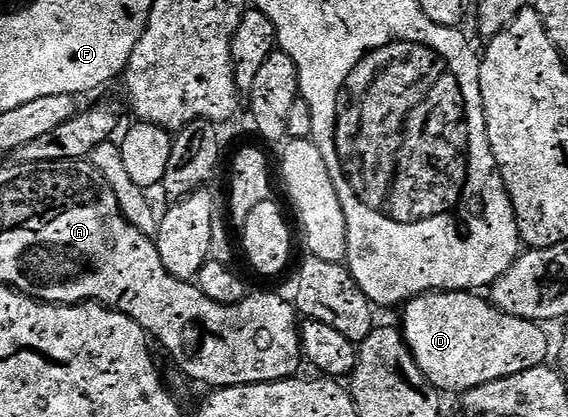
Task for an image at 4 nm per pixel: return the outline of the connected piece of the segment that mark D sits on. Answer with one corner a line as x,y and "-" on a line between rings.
473,290
464,292
424,292
421,296
404,305
405,317
399,323
400,331
405,338
405,345
411,350
419,370
429,379
437,391
442,394
456,392
462,394
473,387
484,383
495,382
496,379
507,378
509,375
520,374
523,370
540,368
550,359
549,336
540,323
521,320
501,311
496,304
485,300
484,295

